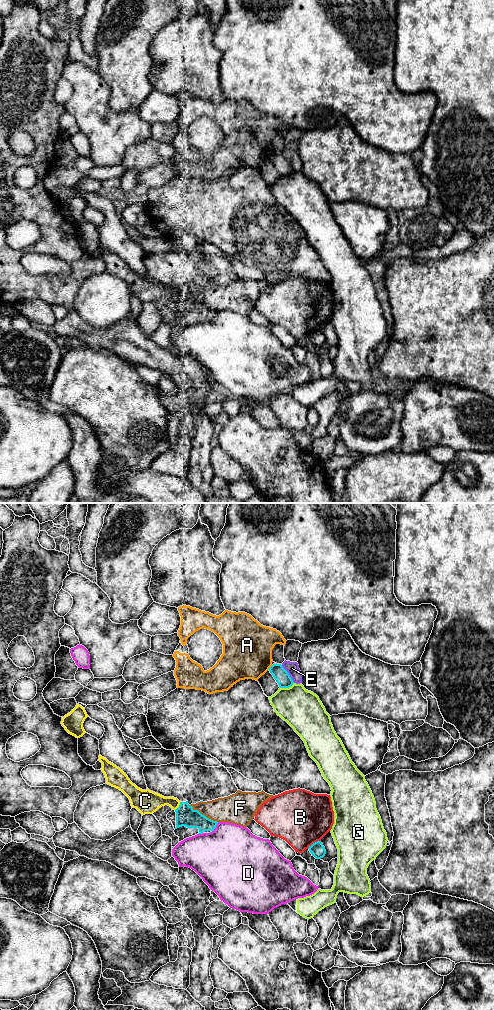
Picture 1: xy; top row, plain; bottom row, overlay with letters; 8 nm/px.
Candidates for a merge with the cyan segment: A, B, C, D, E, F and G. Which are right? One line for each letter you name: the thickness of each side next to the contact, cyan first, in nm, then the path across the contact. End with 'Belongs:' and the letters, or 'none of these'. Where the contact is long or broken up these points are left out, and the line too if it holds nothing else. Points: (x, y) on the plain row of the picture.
Belongs: none of these

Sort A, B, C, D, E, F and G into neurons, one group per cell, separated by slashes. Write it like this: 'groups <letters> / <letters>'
groups A / B / C F / D / E / G

